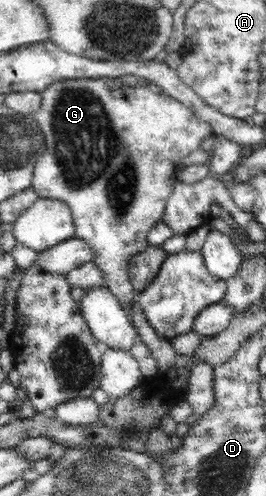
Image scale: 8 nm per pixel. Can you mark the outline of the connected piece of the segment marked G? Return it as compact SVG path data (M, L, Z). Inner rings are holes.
M118 78L118 79L90 79L90 80L88 80L88 79L62 79L62 81L58 81L58 83L54 83L54 85L50 85L50 87L48 87L48 89L46 89L46 90L44 90L44 91L41 91L41 93L40 93L40 94L41 94L41 106L40 106L40 107L39 107L39 108L38 108L38 109L37 109L37 110L36 110L36 111L35 111L35 112L34 112L34 113L33 113L33 114L32 114L32 116L33 116L33 118L34 118L34 119L35 119L35 120L36 120L36 121L37 121L37 122L38 122L38 125L39 125L39 126L40 126L40 127L41 127L41 130L42 130L42 131L43 131L43 135L44 135L44 136L45 136L45 143L46 143L46 148L47 148L47 149L46 149L46 151L45 151L45 152L44 152L44 153L42 153L42 156L40 156L40 159L38 159L38 161L37 161L37 162L36 162L36 165L35 165L35 166L34 166L34 169L33 169L33 180L32 180L32 183L31 183L31 186L32 186L32 188L34 188L34 190L36 190L36 194L38 194L38 198L52 198L52 199L58 199L58 200L62 200L62 201L64 201L64 202L66 202L66 204L68 204L68 206L70 206L70 209L71 209L71 212L72 212L72 217L73 217L73 220L74 220L74 223L75 223L75 226L76 226L76 233L74 233L74 236L76 236L76 238L80 238L80 239L83 239L83 240L86 240L86 242L88 242L88 244L90 244L90 248L92 248L92 262L96 262L96 264L98 264L98 266L100 266L100 270L102 270L102 272L104 272L104 275L105 275L105 279L106 279L106 282L107 282L107 287L106 287L106 289L108 289L108 290L110 290L110 292L112 292L112 294L114 294L114 296L116 296L116 298L118 298L118 302L120 302L120 304L122 304L122 308L124 308L124 310L126 310L126 314L128 314L128 316L130 316L130 320L131 320L131 315L129 315L129 313L130 313L130 310L131 310L131 303L132 303L132 302L134 302L134 301L136 301L136 297L137 297L137 296L138 296L138 295L136 295L136 294L135 294L135 293L134 293L134 291L133 291L133 290L132 290L132 284L130 284L130 280L128 280L128 275L127 275L127 269L128 269L128 262L129 262L129 259L130 259L130 258L131 258L131 257L134 257L134 255L136 255L136 254L137 254L137 253L140 253L140 252L143 252L143 251L144 251L144 250L145 250L145 249L146 249L146 248L147 248L147 247L148 247L148 246L149 246L149 243L148 243L148 242L147 242L147 235L148 235L148 232L149 232L149 231L150 231L150 229L152 229L152 228L153 228L153 227L154 227L154 226L155 226L155 225L156 225L156 223L158 223L158 222L160 222L160 221L161 221L161 220L162 220L162 217L163 217L163 215L164 215L164 212L165 212L165 205L166 205L166 204L167 204L167 199L168 199L168 198L169 198L169 197L170 197L170 194L171 194L171 193L172 193L172 190L173 190L173 187L174 187L174 184L175 184L175 183L176 183L176 182L177 182L177 181L178 181L178 180L179 180L179 178L178 178L178 165L179 165L179 164L180 164L180 161L182 161L182 159L184 159L184 158L185 158L185 157L186 157L186 156L188 156L188 155L190 155L190 153L192 153L192 151L197 151L197 150L198 150L198 149L201 149L201 145L202 145L202 142L203 142L203 141L204 141L204 140L205 140L205 139L206 139L206 138L207 138L207 137L209 137L209 136L210 136L210 135L211 135L211 133L213 133L213 129L212 129L212 128L211 128L211 127L210 127L210 124L208 124L208 123L206 123L206 122L203 122L203 121L202 121L202 120L201 120L201 119L200 119L200 118L198 118L198 116L197 116L197 115L196 115L196 114L195 114L195 113L194 113L194 112L193 112L193 111L190 111L190 108L189 108L189 107L186 107L186 104L183 104L183 103L180 103L180 102L179 102L179 101L178 101L178 100L176 100L176 99L174 99L174 98L173 98L173 97L172 97L172 96L170 96L170 95L168 95L168 94L165 94L165 93L164 93L164 92L162 92L162 93L161 93L161 94L158 94L158 93L154 93L154 91L152 91L152 89L148 89L148 87L147 87L147 86L146 86L146 87L135 87L135 88L128 88L128 87L126 87L126 86L125 86L125 84L124 84L124 83L123 83L123 82L122 82L122 79L121 79L121 78Z

